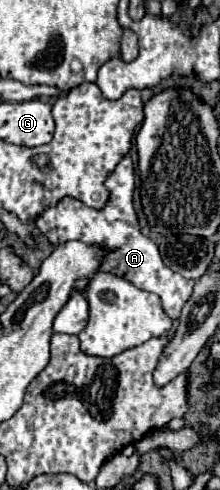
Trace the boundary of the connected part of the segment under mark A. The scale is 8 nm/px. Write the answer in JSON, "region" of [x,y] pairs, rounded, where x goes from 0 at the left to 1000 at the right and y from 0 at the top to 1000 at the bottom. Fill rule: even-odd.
{"region":[[[586,320],[550,324],[532,333],[523,349],[505,349],[505,357],[486,357],[477,382],[495,390],[495,406],[459,427],[395,422],[377,410],[305,402],[305,406],[277,406],[250,422],[223,422],[214,431],[195,431],[195,439],[177,439],[177,447],[159,451],[168,467],[214,484],[214,492],[232,500],[268,500],[268,496],[350,488],[350,492],[377,492],[395,500],[441,500],[441,504],[505,508],[459,529],[450,553],[514,557],[532,565],[559,565],[559,569],[595,573],[614,586],[632,586],[650,594],[723,602],[750,643],[777,647],[786,655],[814,651],[832,622],[868,606],[886,573],[841,569],[832,561],[777,553],[741,537],[714,500],[668,480],[641,476],[632,443],[623,443],[614,422],[605,422],[614,349],[605,349],[605,329]]]}

